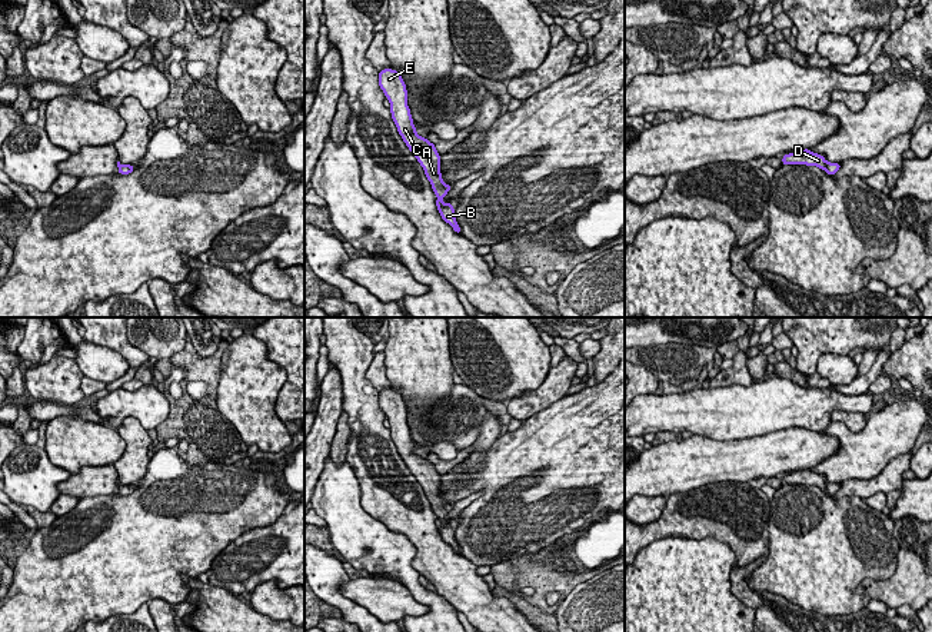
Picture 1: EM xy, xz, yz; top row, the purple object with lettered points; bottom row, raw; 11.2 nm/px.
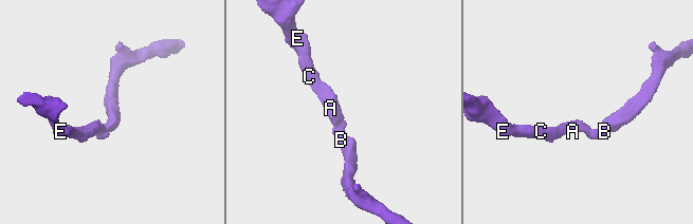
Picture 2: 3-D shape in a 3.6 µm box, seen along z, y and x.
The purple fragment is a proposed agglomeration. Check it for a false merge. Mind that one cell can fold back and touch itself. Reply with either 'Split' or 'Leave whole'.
Leave whole

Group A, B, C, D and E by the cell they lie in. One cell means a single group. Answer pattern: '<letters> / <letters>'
A B C D E

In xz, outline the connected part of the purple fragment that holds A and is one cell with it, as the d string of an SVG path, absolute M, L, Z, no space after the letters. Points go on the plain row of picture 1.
M383 389L379 392L379 406L389 419L392 439L399 455L423 488L425 495L437 516L436 526L442 539L449 543L457 555L460 555L460 548L455 538L455 528L450 522L442 522L452 506L446 505L442 499L440 475L433 463L416 453L410 429L407 426L407 410L402 395L392 389Z

